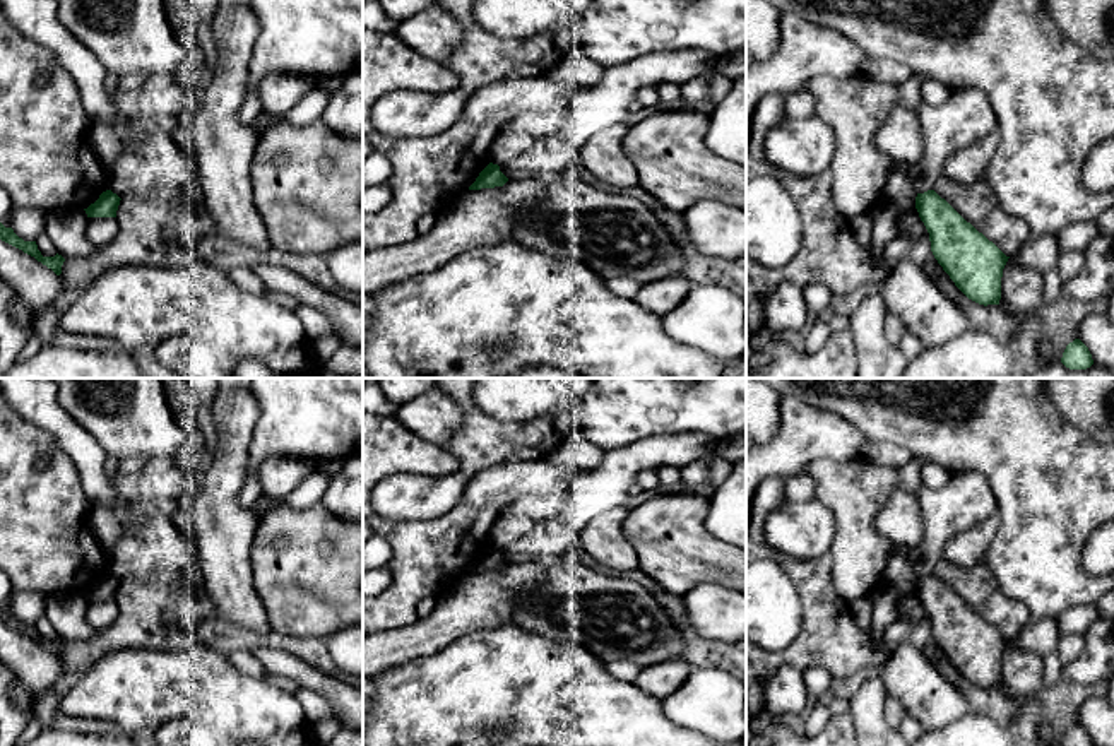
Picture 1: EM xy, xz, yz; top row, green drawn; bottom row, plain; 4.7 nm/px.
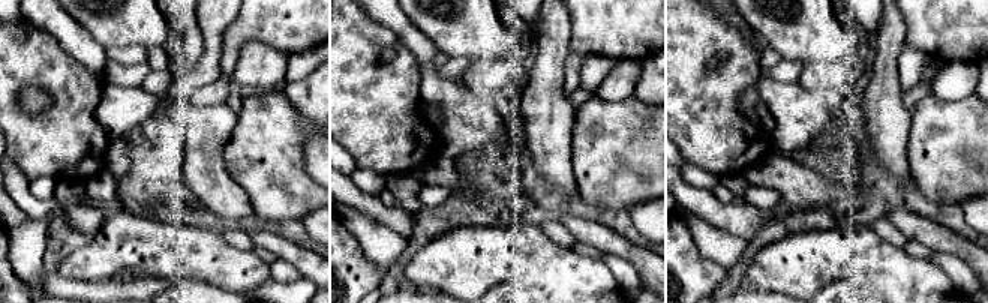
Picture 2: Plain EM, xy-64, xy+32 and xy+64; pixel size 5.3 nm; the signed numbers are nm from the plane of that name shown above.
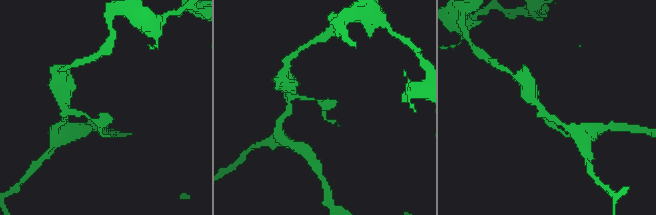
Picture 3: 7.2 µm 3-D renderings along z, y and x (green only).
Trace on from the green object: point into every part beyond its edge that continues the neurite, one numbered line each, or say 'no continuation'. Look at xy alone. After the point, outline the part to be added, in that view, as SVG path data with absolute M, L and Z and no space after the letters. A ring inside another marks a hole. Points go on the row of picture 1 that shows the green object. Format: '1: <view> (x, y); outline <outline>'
no continuation

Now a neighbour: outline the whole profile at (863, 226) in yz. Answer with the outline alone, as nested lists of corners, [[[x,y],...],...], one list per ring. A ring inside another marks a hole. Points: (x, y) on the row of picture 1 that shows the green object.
[[[861,216],[857,219],[850,221],[850,228],[854,229],[856,240],[864,245],[869,246],[871,240],[873,240],[873,219],[868,216]]]

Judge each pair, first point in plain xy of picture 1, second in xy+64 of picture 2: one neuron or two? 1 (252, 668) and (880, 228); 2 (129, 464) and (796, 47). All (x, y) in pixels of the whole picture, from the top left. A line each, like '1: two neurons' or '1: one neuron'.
1: one neuron
2: two neurons

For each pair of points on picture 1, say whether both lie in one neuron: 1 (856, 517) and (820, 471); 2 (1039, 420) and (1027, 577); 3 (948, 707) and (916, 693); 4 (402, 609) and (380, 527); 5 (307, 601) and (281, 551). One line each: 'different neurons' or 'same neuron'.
1: same neuron
2: same neuron
3: same neuron
4: same neuron
5: same neuron

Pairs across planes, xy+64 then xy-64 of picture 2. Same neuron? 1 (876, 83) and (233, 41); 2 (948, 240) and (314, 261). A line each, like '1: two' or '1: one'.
1: two
2: one

